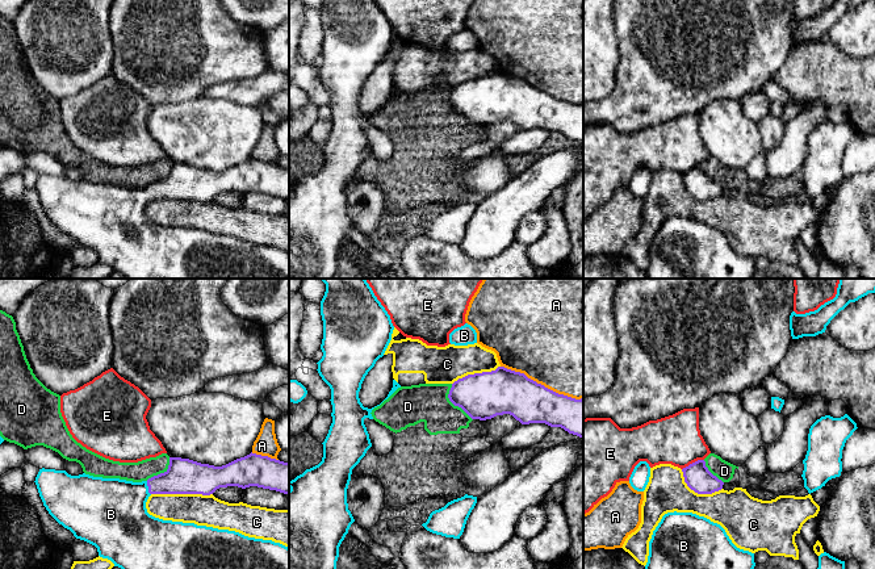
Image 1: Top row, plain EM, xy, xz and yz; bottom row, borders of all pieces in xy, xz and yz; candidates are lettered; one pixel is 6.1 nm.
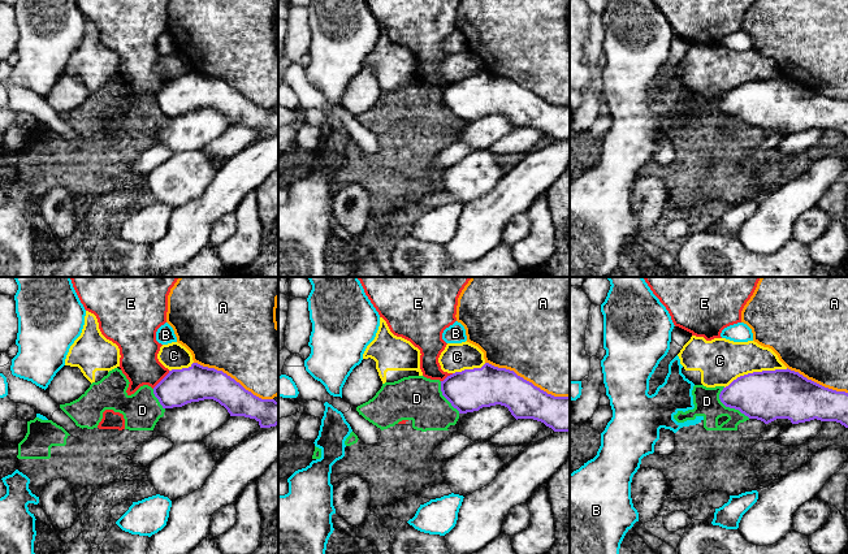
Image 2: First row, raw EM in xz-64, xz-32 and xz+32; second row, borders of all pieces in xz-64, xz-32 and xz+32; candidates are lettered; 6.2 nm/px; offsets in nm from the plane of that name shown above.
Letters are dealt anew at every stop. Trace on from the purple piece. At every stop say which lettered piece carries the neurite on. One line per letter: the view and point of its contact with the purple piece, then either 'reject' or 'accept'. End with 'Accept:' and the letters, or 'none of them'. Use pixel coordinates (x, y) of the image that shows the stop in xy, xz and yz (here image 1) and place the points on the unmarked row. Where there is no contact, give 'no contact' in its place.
A: xz (540, 90) | reject
B: xy (149, 193) | accept
C: xy (181, 199) | reject
D: xz (453, 109) | reject
E: yz (693, 168) | reject
Accept: B

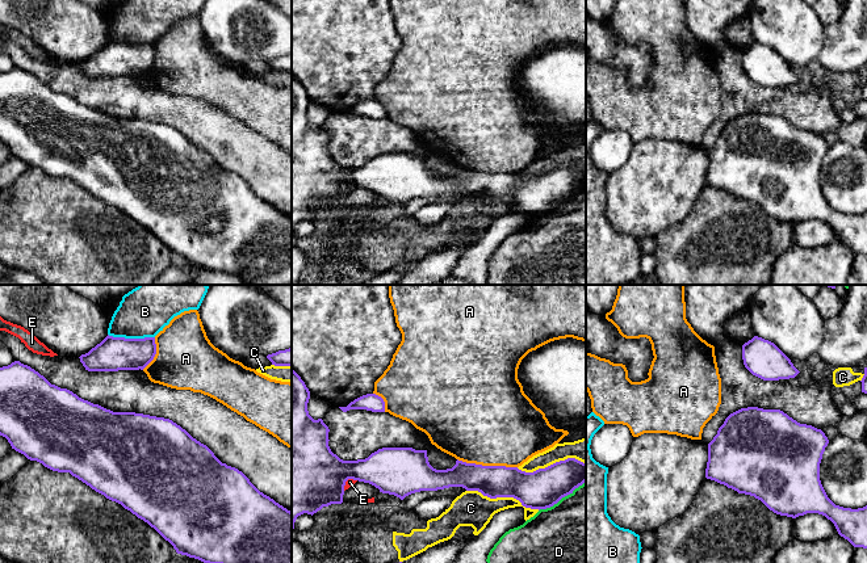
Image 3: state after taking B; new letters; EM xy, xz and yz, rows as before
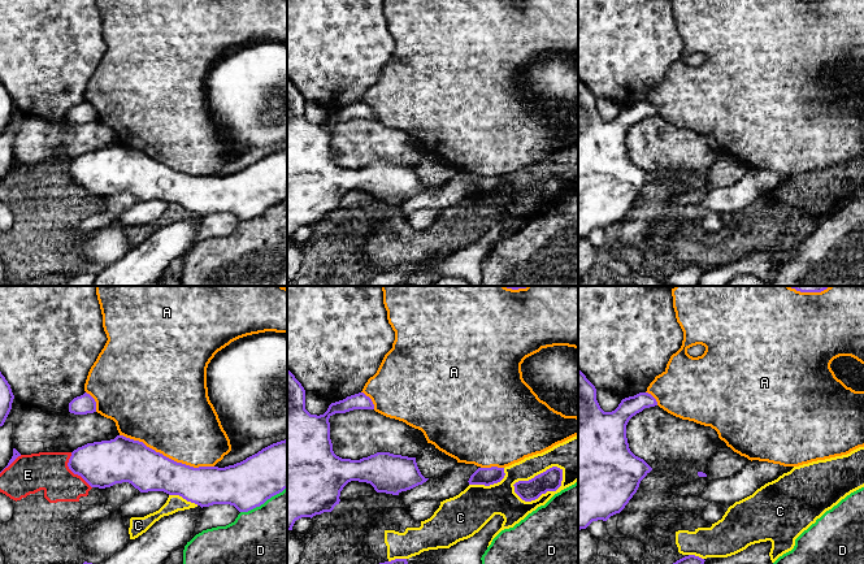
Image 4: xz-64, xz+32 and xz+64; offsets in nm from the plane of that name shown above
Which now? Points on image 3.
A: xz (488, 172) | reject
B: xy (132, 45) | reject
C: xz (503, 202) | reject
D: xz (561, 204) | reject
E: xz (347, 185) | reject
Accept: none of them

